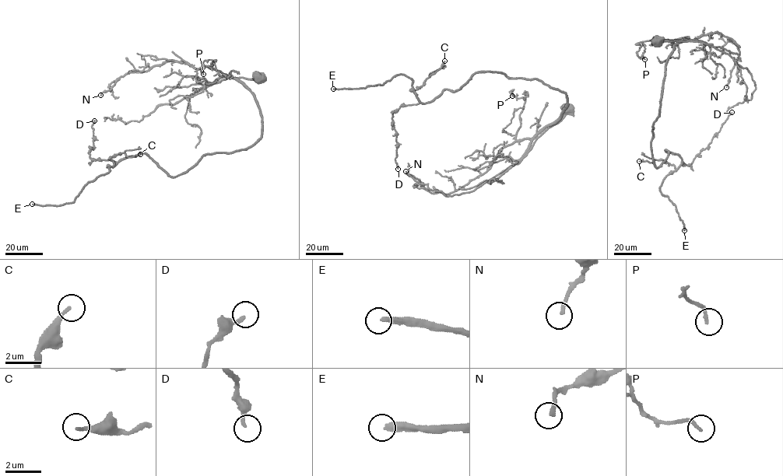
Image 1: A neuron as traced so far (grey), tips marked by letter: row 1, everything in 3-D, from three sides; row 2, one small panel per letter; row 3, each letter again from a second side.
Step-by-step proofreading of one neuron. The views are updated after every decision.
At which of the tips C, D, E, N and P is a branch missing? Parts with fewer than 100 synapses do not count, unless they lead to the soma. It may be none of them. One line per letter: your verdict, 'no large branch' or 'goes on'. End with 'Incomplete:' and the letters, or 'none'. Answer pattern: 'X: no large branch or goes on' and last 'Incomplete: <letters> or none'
C: goes on
D: no large branch
E: goes on
N: no large branch
P: no large branch
Incomplete: C, E

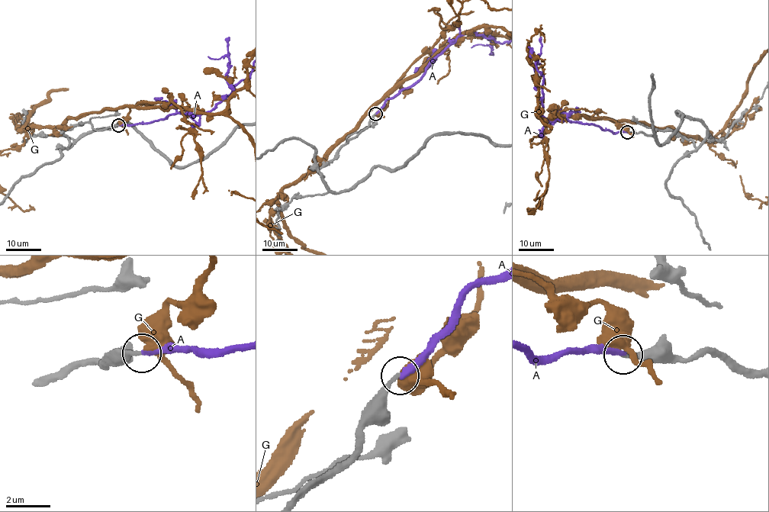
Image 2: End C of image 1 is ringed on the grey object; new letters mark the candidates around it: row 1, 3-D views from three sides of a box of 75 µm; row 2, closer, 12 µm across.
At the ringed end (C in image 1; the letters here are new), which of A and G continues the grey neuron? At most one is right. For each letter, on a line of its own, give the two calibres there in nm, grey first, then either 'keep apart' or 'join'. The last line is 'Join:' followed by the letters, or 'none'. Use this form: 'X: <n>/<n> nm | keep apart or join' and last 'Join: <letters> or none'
A: 220/280 nm | join
G: 180/500 nm | keep apart
Join: A

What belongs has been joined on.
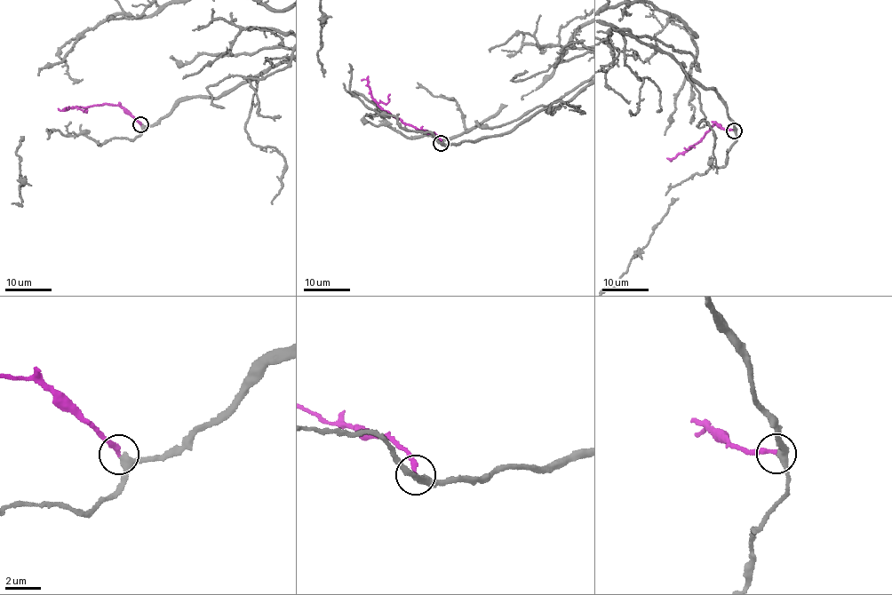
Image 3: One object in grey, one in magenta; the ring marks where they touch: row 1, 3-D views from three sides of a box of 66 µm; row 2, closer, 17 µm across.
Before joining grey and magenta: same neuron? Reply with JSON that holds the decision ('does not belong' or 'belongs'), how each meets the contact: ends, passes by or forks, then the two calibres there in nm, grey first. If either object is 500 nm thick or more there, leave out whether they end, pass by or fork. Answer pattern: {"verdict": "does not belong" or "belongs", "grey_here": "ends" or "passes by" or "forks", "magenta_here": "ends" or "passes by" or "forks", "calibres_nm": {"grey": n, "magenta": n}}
{"verdict": "belongs", "grey_here": "passes by", "magenta_here": "ends", "calibres_nm": {"grey": 360, "magenta": 240}}

